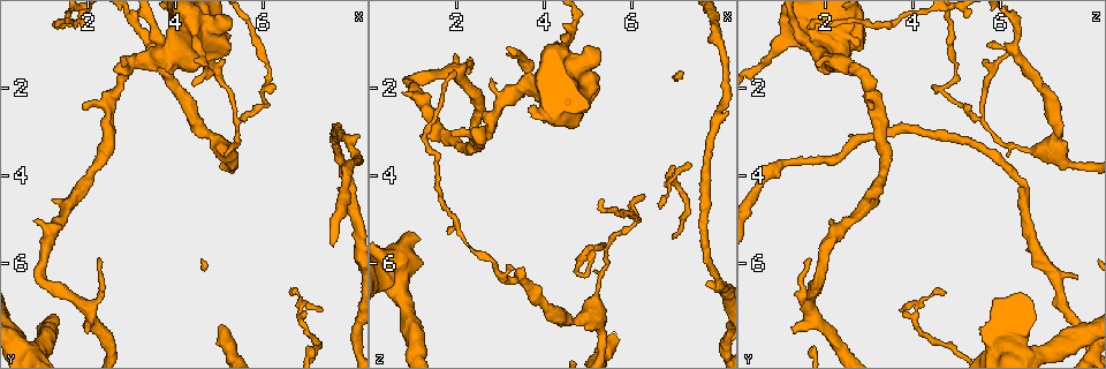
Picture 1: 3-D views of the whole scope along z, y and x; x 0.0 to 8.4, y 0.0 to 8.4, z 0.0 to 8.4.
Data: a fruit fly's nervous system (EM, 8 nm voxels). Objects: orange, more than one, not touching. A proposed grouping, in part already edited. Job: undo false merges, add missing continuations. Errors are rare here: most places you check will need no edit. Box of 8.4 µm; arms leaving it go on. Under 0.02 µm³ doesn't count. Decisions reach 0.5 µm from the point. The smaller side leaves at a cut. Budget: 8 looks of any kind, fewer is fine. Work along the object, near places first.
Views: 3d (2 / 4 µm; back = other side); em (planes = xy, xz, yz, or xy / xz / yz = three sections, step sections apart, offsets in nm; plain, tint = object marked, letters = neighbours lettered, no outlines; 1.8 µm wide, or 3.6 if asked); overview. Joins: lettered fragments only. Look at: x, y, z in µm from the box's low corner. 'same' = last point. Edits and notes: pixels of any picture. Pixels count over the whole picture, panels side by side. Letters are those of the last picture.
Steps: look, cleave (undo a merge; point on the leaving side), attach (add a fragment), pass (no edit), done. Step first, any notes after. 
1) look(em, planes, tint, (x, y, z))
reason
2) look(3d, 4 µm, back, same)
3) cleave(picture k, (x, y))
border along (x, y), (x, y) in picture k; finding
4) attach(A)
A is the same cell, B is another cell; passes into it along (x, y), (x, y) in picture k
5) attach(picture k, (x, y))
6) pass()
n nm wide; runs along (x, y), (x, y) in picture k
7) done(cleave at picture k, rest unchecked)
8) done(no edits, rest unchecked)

look(3d, 4 µm, (3.75, 1.30, 1.90))
thin arm on a thick one

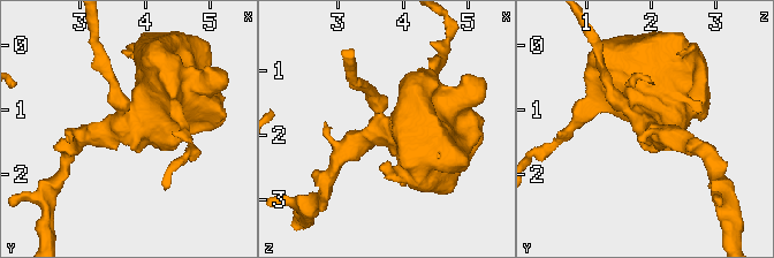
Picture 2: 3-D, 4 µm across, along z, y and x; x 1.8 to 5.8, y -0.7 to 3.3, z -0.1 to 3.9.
look(em, 3.6 µm, planes, tint, (3.70, 1.35, 1.95))
need the tissue

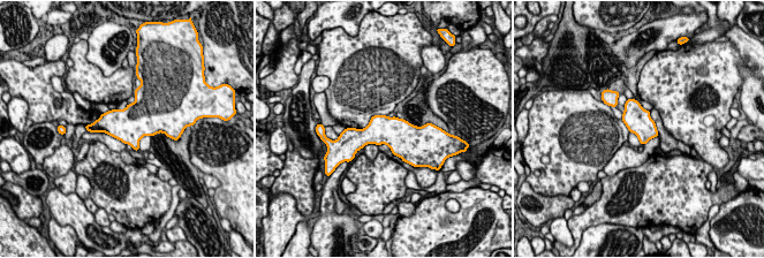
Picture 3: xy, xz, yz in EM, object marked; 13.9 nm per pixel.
look(em, 3.6 µm, planes, letters, same)
what lies round it

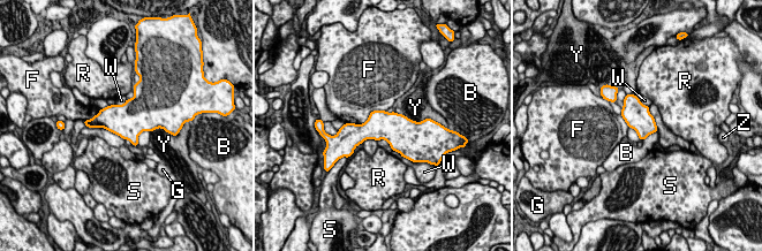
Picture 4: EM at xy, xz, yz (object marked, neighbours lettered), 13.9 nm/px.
pass()
B, F, G, R, S, W, Y and Z are other cells; 3 arms; border along (385, 109), (347, 123) in picture 4; continuous, no second neuron

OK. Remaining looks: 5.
look(em, 3.6 µm, xy, step 8, letters, (1.90, 2.40, 3.05))
branch stops here

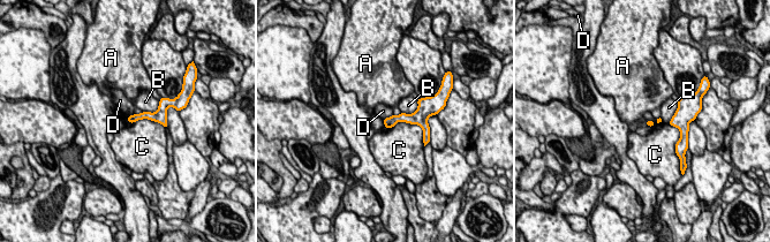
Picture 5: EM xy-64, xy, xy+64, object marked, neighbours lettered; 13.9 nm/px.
look(em, 3.6 µm, planes, letters, same)

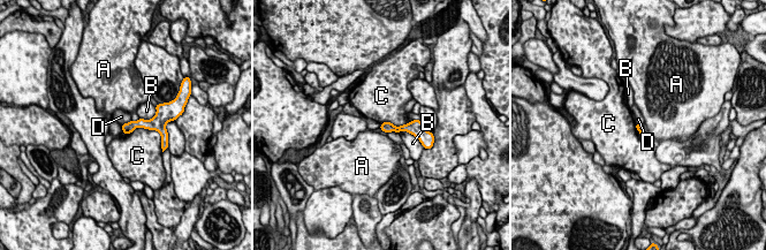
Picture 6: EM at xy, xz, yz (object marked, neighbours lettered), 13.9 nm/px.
pass()
C touches over 550 nm; A, B, C and D are other cells; border along (397, 131), (388, 131), (386, 134) in picture 6; no lettered fragment goes on from it

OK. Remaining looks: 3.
look(em, planes, letters, (1.90, 7.45, 1.25))
branch stops here

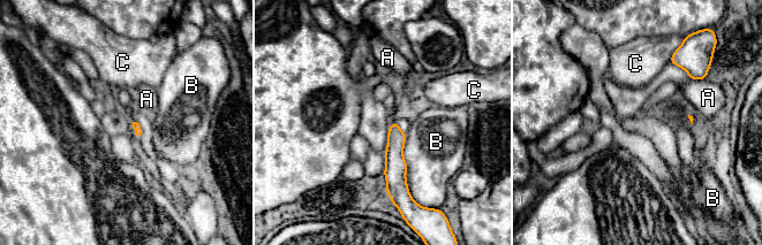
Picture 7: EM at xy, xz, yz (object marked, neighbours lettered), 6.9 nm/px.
pass()
B touches over 460 nm; A, B and C are other cells; no lettered fragment goes on from it

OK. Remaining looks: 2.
done(no edits, rest unchecked)

